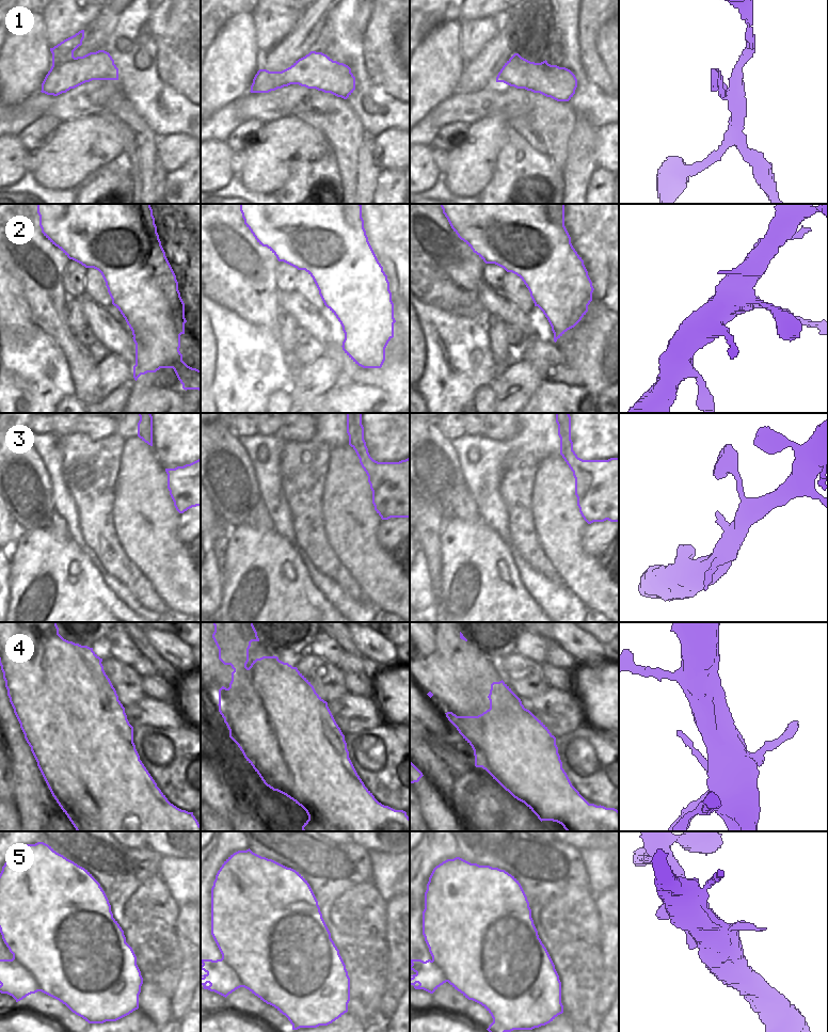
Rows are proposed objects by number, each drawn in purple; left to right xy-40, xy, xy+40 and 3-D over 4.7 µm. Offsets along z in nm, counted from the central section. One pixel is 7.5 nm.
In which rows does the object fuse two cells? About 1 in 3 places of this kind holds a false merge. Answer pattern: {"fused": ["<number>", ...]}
{"fused": ["2", "4", "5"]}

